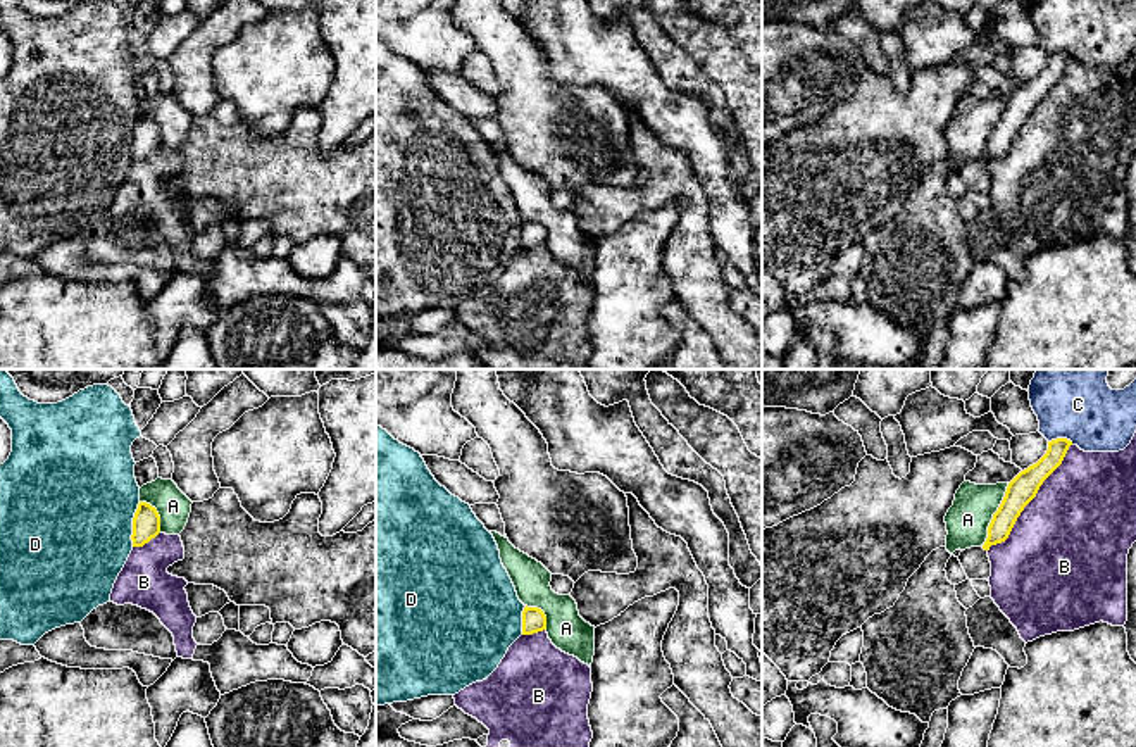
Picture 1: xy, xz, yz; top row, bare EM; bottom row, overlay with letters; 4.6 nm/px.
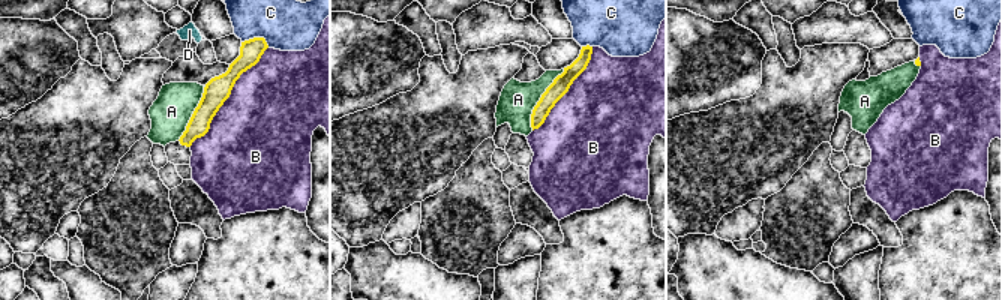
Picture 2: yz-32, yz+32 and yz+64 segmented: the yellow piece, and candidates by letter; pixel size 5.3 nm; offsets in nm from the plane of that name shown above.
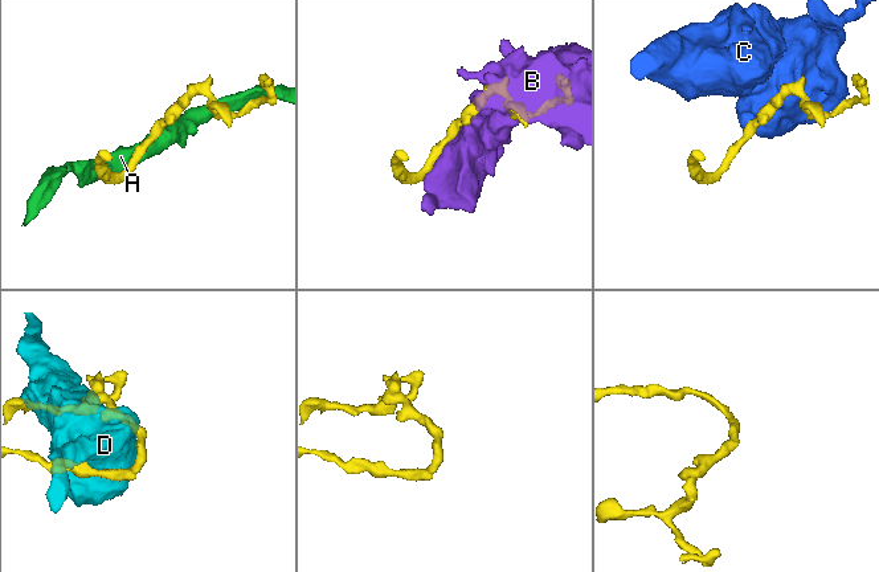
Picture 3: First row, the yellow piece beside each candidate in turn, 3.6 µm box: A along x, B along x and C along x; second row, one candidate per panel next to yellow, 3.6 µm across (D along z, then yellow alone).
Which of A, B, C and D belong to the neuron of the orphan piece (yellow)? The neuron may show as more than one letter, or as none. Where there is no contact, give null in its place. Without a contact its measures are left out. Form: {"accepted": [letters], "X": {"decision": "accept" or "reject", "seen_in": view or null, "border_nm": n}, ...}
{"accepted": [], "A": {"decision": "reject", "seen_in": "yz", "border_nm": 320}, "B": {"decision": "reject", "seen_in": "yz", "border_nm": 650}, "C": {"decision": "reject", "seen_in": "yz", "border_nm": 120}, "D": {"decision": "reject", "seen_in": "xy", "border_nm": 220}}

